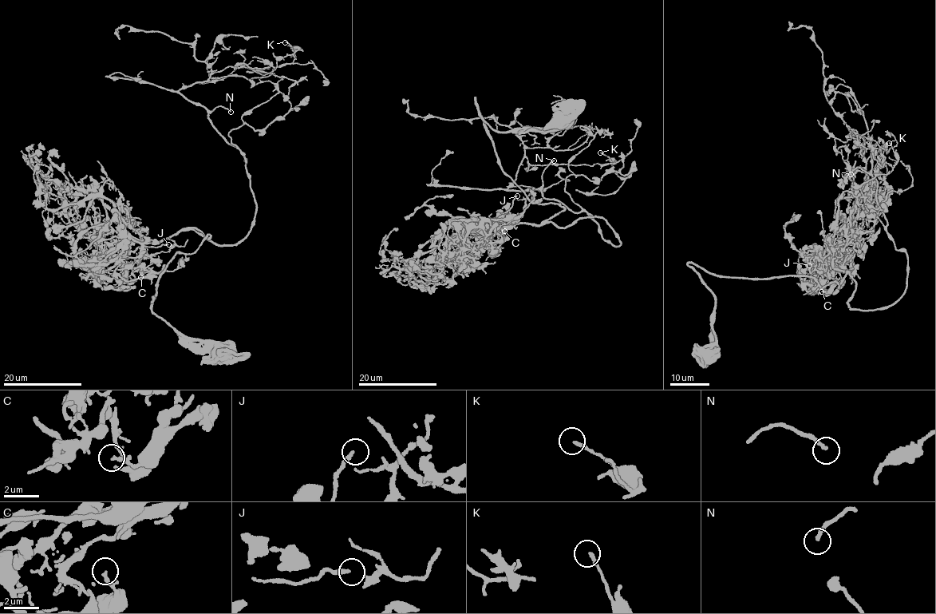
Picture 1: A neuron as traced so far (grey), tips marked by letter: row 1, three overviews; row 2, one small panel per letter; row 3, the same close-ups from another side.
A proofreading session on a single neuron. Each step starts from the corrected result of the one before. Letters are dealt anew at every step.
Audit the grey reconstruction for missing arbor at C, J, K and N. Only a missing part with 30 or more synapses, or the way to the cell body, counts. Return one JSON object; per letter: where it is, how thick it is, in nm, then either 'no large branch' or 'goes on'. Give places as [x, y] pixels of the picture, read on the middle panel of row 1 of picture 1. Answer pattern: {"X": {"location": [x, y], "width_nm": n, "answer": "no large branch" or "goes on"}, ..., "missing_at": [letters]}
{"C": {"location": [504, 231], "width_nm": 120, "answer": "no large branch"}, "J": {"location": [517, 196], "width_nm": 200, "answer": "no large branch"}, "K": {"location": [600, 152], "width_nm": 160, "answer": "no large branch"}, "N": {"location": [554, 160], "width_nm": 200, "answer": "goes on"}, "missing_at": ["N"]}

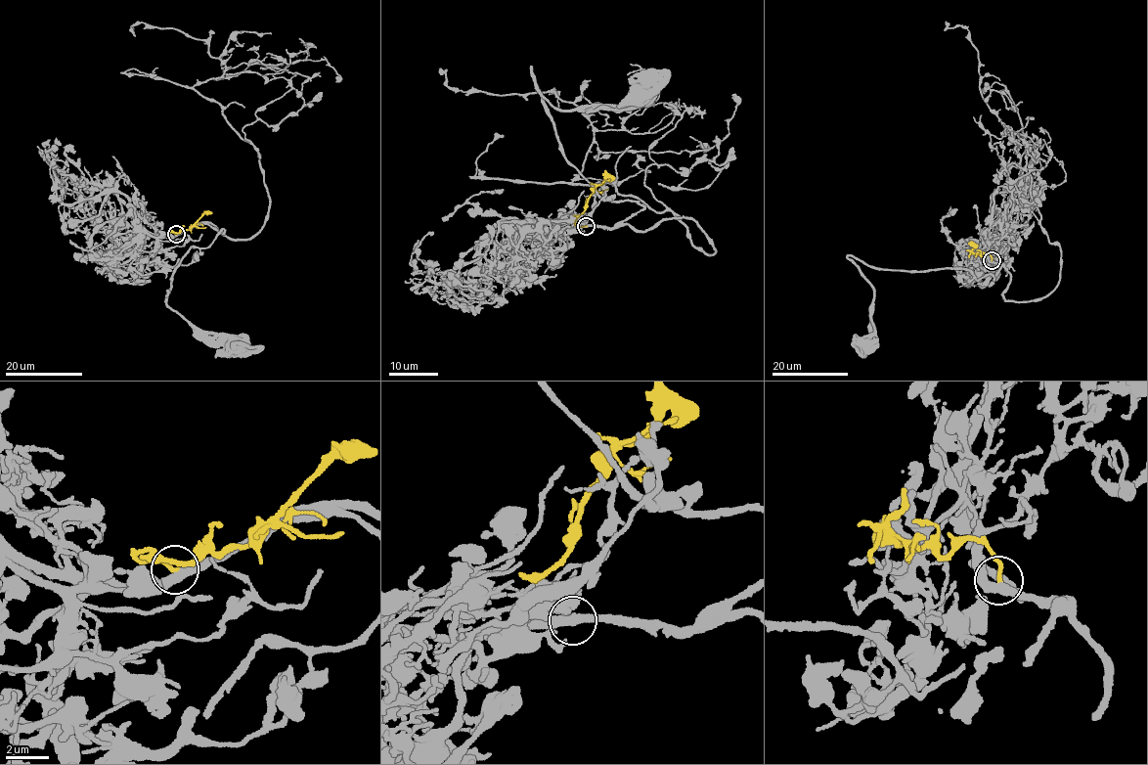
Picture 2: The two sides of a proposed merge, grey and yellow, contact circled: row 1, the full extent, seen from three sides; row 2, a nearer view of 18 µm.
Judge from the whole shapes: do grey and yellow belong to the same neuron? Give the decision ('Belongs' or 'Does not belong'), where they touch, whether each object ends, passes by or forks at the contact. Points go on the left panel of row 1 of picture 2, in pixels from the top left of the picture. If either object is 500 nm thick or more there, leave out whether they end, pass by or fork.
Belongs. Place: (176, 234). At the ring grey passes by. At the ring yellow ends

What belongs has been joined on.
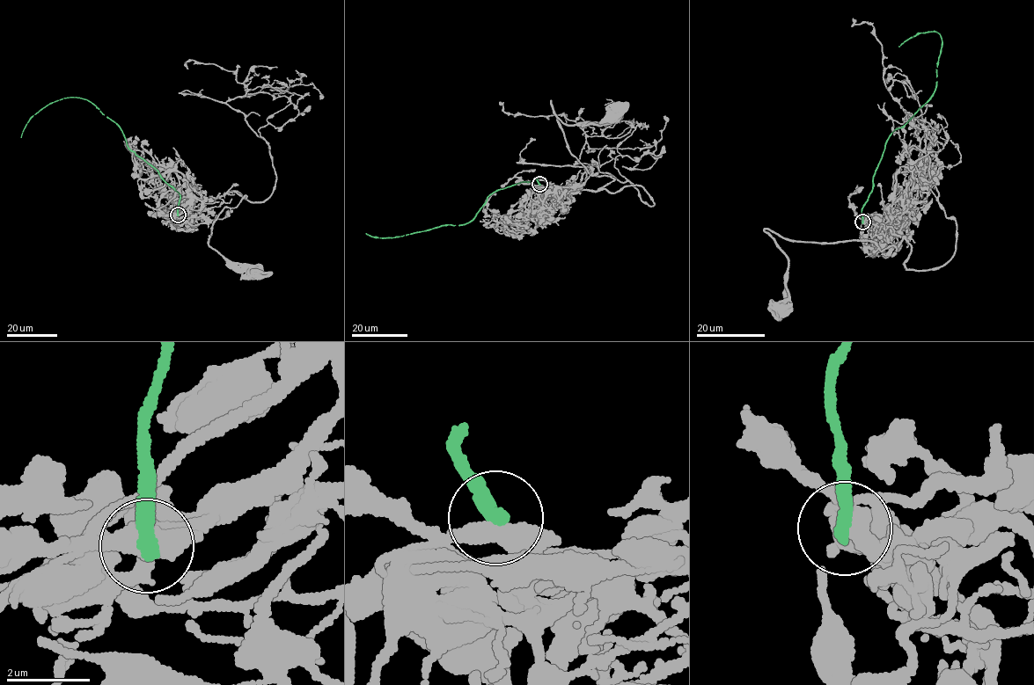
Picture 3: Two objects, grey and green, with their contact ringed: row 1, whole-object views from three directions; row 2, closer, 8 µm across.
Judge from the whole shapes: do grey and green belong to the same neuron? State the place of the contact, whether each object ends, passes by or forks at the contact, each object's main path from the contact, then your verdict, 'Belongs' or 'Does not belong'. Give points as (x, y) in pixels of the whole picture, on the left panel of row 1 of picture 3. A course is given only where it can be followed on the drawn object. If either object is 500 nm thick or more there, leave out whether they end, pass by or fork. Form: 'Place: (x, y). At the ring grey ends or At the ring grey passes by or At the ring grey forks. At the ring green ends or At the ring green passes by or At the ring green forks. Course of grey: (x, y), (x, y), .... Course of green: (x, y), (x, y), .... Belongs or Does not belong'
Place: (178, 214). At the ring grey passes by. At the ring green ends. Course of grey: (177, 214), (184, 212), (192, 225), (224, 218), (230, 209), (220, 212), (208, 244), (256, 273). Course of green: (177, 214), (179, 194), (128, 147), (120, 129), (85, 99), (68, 98), (49, 103), (31, 117), (21, 137). Does not belong

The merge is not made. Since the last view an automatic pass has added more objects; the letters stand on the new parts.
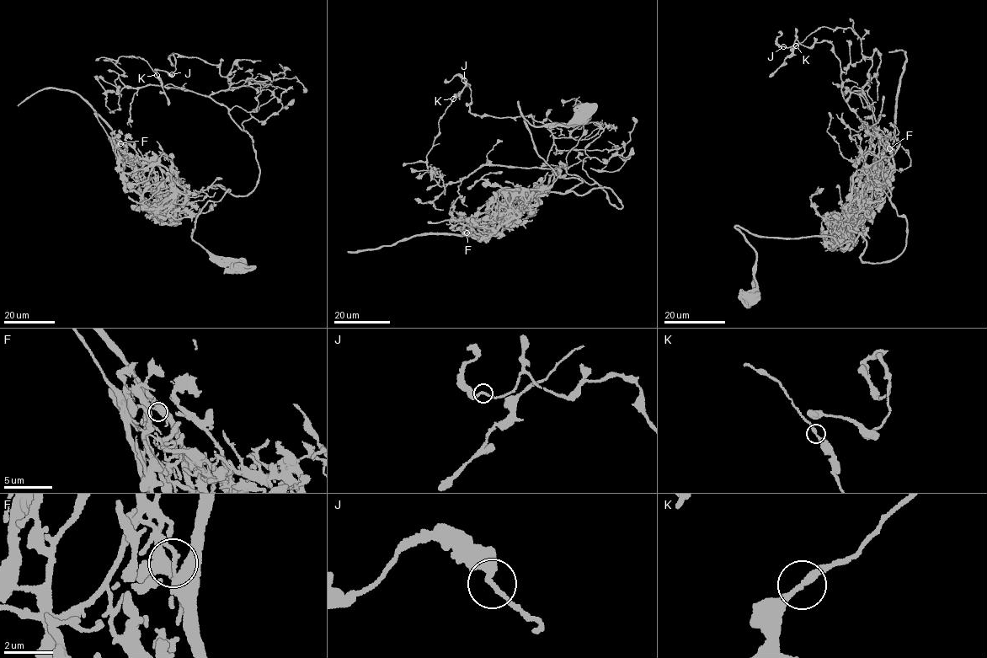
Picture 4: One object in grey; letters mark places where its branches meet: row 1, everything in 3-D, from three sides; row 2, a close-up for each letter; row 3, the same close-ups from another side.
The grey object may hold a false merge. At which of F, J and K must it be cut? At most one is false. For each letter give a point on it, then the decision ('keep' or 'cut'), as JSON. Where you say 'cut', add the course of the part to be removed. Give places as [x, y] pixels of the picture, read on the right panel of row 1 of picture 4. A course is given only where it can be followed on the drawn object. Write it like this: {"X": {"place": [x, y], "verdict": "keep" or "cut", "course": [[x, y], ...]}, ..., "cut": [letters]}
{"F": {"place": [889, 148], "verdict": "cut", "course": [[889, 148], [893, 173], [877, 198], [855, 223], [848, 212], [856, 198], [862, 166], [883, 96]]}, "J": {"place": [783, 46], "verdict": "keep"}, "K": {"place": [796, 45], "verdict": "keep"}, "cut": ["F"]}

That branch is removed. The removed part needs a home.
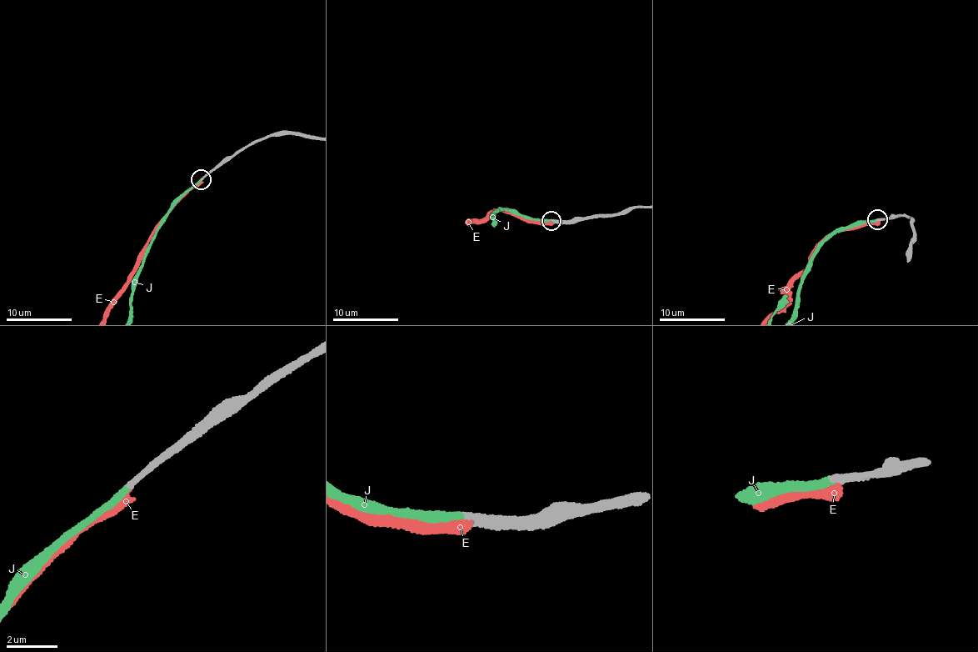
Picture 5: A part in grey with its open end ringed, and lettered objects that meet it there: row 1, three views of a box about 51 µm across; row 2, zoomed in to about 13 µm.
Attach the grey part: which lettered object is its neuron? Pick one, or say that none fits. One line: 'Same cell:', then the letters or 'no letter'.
Same cell: J

